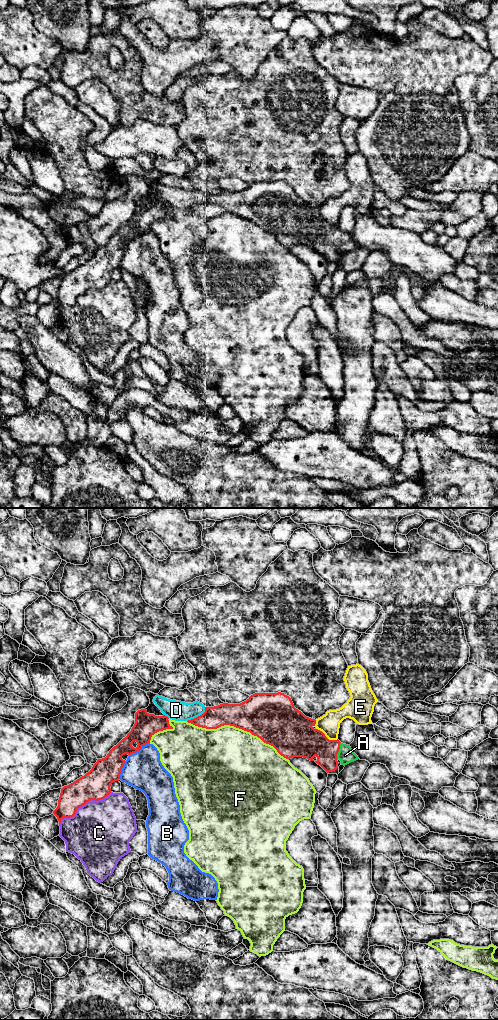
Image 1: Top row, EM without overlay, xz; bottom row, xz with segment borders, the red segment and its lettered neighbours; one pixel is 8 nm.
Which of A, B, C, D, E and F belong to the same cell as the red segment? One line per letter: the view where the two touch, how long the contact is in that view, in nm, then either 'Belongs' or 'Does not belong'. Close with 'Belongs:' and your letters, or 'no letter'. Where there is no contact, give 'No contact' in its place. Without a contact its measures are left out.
A: Touches red in xz. Shared border 140 nm. Belongs
B: Touches red in xz. Shared border 200 nm. Does not belong
C: Touches red in xz. Shared border 500 nm. Does not belong
D: Touches red in xz. Shared border 190 nm. Does not belong
E: Touches red in xz. Shared border 200 nm. Does not belong
F: Touches red in xz. Shared border 850 nm. Does not belong
Belongs: A

